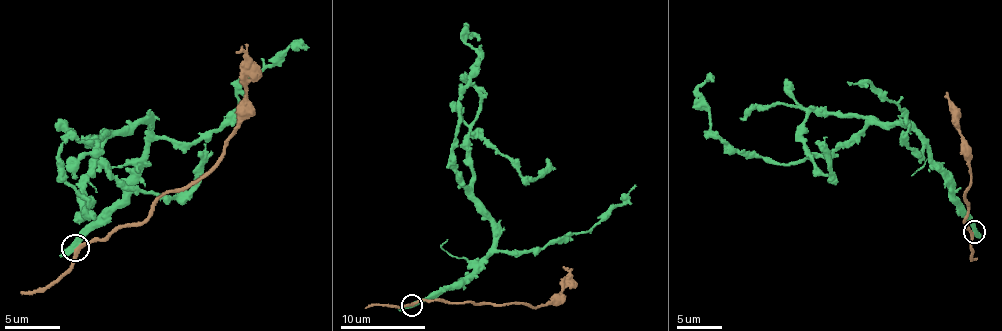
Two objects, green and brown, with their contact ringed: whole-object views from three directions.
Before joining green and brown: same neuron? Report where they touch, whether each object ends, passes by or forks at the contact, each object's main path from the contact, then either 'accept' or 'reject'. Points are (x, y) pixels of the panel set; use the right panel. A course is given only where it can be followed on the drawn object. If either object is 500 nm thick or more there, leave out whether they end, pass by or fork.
(974, 232) | green passes by | brown passes by | green via (973, 232), (950, 172), (915, 130), (875, 121), (827, 152), (768, 163), (716, 136), (697, 90), (710, 81) | brown via (973, 232), (965, 224), (964, 192), (971, 173), (966, 141), (947, 91) | reject

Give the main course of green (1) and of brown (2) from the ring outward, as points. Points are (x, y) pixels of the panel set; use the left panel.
1: (75, 248), (120, 199), (147, 123), (96, 152), (80, 222), (89, 202), (60, 159), (79, 139)
2: (75, 248), (135, 227), (164, 193), (192, 186), (218, 161), (244, 96), (244, 43)

